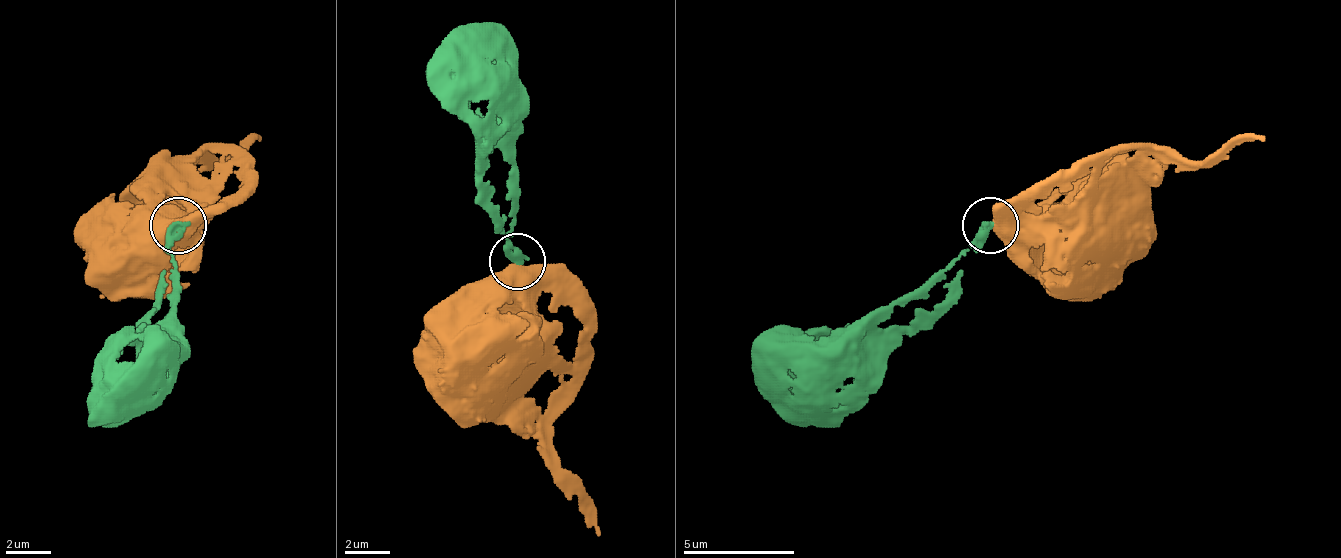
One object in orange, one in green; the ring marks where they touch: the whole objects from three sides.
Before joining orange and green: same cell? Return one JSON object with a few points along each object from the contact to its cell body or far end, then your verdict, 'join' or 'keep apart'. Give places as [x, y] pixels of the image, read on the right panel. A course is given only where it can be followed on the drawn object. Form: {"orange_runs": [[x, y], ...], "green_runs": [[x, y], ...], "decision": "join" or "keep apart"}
{"orange_runs": [[992, 224], [1048, 224], [1126, 162], [1210, 162], [1227, 145], [1266, 134]], "green_runs": [[992, 224], [953, 263], [947, 296], [908, 330], [841, 397], [801, 403], [785, 419]], "decision": "keep apart"}

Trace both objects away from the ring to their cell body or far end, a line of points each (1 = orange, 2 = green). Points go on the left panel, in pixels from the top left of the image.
1: (180, 224), (185, 173), (196, 162), (224, 162), (258, 134)
2: (180, 224), (174, 263), (163, 296), (140, 330), (140, 369), (107, 403), (96, 419)

